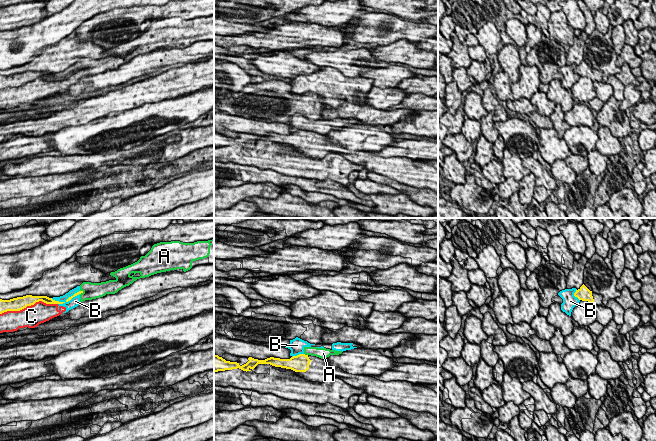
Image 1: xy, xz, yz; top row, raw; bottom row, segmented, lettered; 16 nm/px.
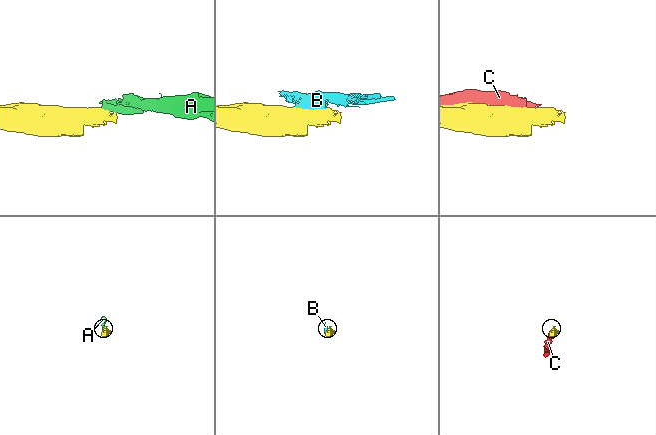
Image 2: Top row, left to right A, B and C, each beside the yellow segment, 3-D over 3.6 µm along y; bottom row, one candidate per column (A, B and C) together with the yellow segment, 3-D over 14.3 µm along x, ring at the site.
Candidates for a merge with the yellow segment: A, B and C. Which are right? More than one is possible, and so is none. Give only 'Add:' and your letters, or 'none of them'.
Add: none of them

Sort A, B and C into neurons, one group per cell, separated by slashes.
A B C

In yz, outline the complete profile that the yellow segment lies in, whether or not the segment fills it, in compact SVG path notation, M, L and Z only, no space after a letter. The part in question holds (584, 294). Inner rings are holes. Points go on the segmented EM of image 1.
M584 284L576 290L574 296L579 300L588 301L592 305L602 305L603 296L590 291Z

